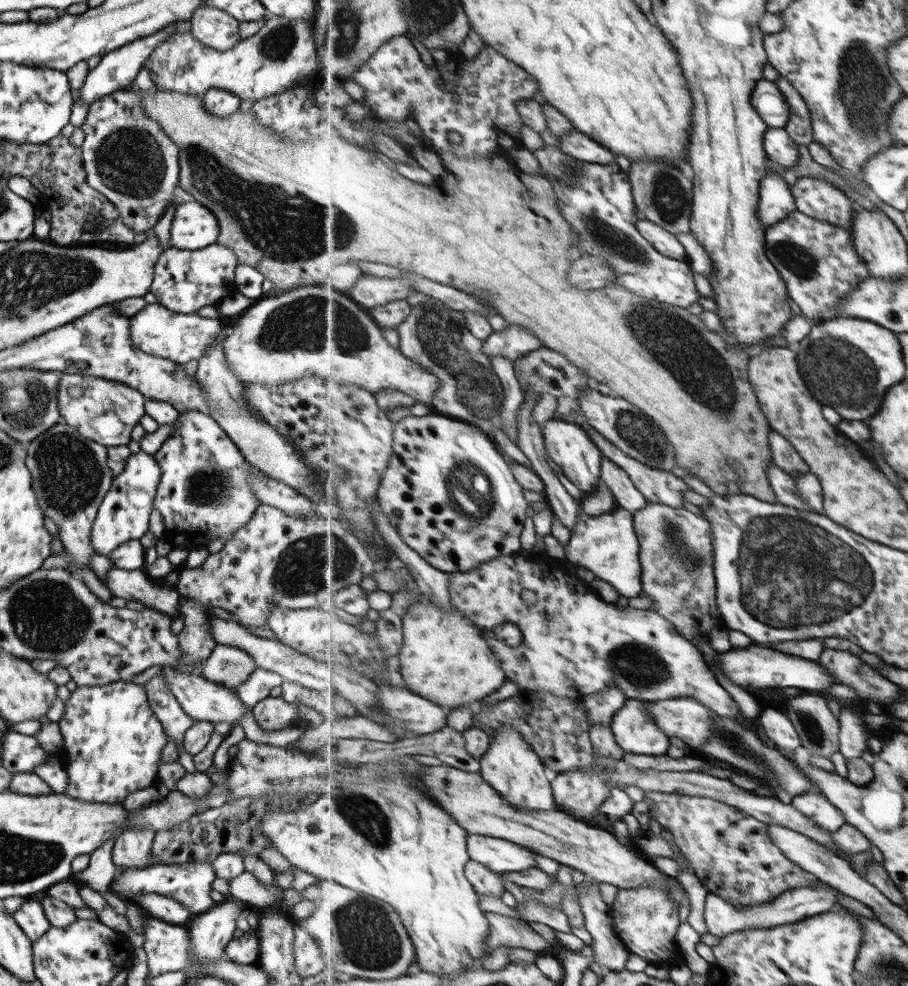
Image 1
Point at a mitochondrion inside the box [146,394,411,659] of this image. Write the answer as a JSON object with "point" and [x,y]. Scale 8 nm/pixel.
{"point":[307,565]}

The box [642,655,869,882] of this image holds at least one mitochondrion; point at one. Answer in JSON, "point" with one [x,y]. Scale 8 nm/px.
{"point":[737,743]}

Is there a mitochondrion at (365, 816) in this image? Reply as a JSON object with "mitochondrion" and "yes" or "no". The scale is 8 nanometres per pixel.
{"mitochondrion":"yes"}

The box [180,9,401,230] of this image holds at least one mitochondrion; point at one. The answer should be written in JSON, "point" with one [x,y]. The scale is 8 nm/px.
{"point":[276,44]}

